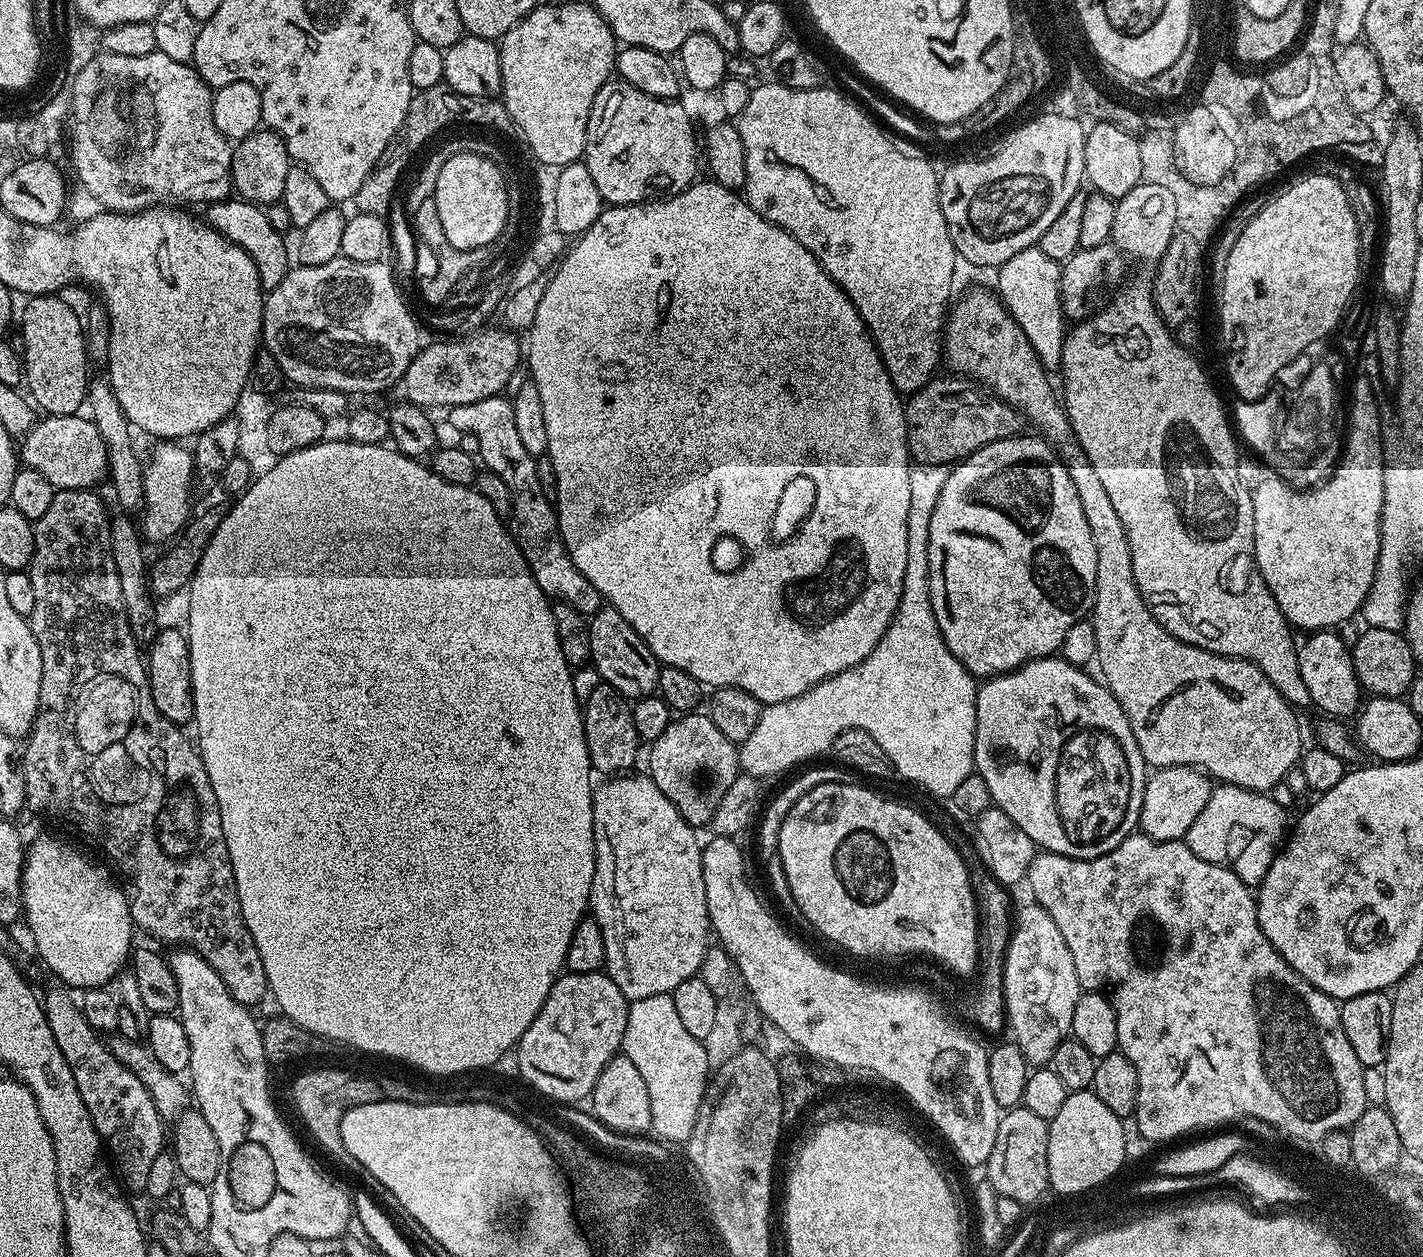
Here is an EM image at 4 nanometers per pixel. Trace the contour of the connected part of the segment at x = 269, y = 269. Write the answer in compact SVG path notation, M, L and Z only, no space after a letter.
M229 198L207 205L206 212L208 212L206 222L211 228L218 230L223 236L230 238L230 242L242 246L242 250L246 250L246 254L250 254L250 258L258 270L260 287L264 289L265 293L275 290L278 282L282 282L282 278L286 278L286 274L290 271L290 263L288 264L290 244L284 241L285 233L274 230L274 226L270 226L267 211L261 205L252 204L248 200Z

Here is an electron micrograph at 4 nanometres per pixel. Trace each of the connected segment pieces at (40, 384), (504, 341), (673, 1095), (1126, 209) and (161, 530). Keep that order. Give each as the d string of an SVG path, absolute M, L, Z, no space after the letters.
M49 294L34 296L27 301L24 321L20 324L20 336L24 339L24 348L22 344L24 378L27 391L37 409L45 408L43 411L50 416L75 416L85 407L88 399L90 365L86 354L86 328L82 320L80 324L79 314L66 301L59 300L60 298L59 295Z
M485 327L463 338L453 339L452 344L432 344L421 347L420 353L406 366L406 374L396 381L394 392L406 404L425 410L444 408L451 410L482 398L499 396L512 380L516 367L522 364L522 344L516 341L517 333L503 327Z
M669 994L633 1000L628 1006L622 1055L634 1062L650 1093L652 1132L669 1145L683 1145L694 1130L704 1091L708 1089L710 1067L704 1041L686 1031Z
M1140 183L1123 198L1116 201L1111 243L1115 244L1125 257L1136 260L1159 262L1171 238L1178 231L1175 220L1174 194L1163 186Z
M160 440L152 448L152 453L146 456L144 467L144 505L142 515L144 514L144 526L142 522L142 532L149 540L171 541L180 535L184 525L188 523L193 515L192 509L192 478L194 479L193 453L188 448L184 449L183 443L174 440Z

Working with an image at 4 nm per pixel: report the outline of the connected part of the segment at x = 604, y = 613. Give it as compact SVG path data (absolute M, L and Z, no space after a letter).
M602 606L587 621L590 638L590 664L596 667L596 672L603 683L608 684L614 690L618 690L629 701L635 702L642 696L650 696L656 692L656 683L661 665L656 656L646 646L646 642L618 614L618 610Z

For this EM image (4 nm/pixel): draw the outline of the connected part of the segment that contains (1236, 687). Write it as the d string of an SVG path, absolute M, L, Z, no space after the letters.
M976 288L958 300L946 317L946 327L942 333L942 356L946 364L957 368L960 371L957 373L979 382L1007 404L1014 405L1025 421L1033 424L1036 427L1033 429L1056 449L1056 455L1068 467L1070 478L1074 478L1074 488L1078 490L1078 498L1082 498L1090 534L1094 534L1094 550L1098 550L1096 597L1090 613L1098 637L1095 663L1100 664L1099 675L1103 683L1107 684L1114 698L1118 698L1130 722L1130 730L1134 730L1134 738L1138 738L1138 750L1142 750L1145 765L1153 769L1170 766L1198 768L1221 784L1233 784L1251 792L1271 793L1272 788L1283 781L1287 771L1298 764L1302 755L1297 709L1268 681L1262 669L1249 660L1235 660L1233 656L1219 656L1198 646L1190 646L1171 636L1156 621L1134 580L1126 526L1122 526L1094 466L1090 466L1090 458L1086 458L1082 446L1076 441L1063 403L1057 393L1056 396L1052 393L1052 384L1048 381L1049 369L1039 360L1026 334L995 291Z

